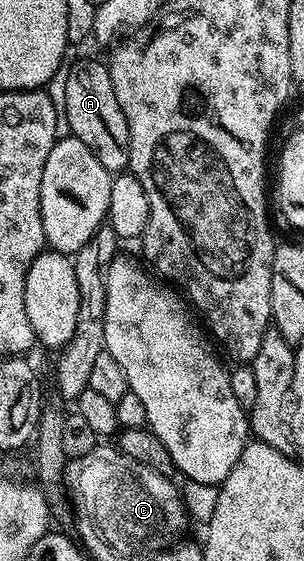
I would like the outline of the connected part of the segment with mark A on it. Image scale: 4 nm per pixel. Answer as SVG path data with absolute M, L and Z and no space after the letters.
M77 59L68 74L66 91L66 119L69 135L83 141L95 157L99 157L99 165L110 173L121 173L129 166L129 130L127 117L123 117L123 109L119 109L119 101L115 98L115 88L111 86L111 73L104 62L97 59Z

